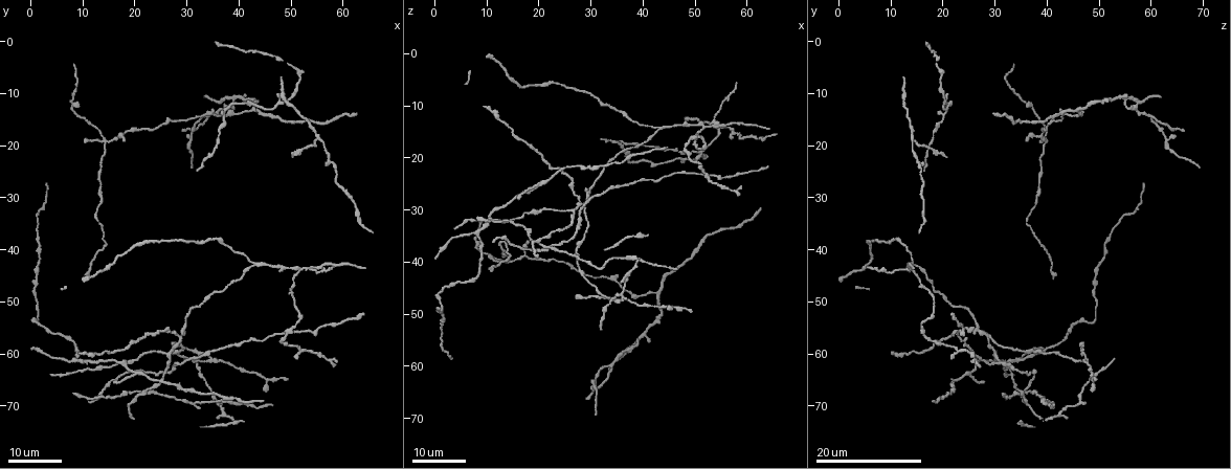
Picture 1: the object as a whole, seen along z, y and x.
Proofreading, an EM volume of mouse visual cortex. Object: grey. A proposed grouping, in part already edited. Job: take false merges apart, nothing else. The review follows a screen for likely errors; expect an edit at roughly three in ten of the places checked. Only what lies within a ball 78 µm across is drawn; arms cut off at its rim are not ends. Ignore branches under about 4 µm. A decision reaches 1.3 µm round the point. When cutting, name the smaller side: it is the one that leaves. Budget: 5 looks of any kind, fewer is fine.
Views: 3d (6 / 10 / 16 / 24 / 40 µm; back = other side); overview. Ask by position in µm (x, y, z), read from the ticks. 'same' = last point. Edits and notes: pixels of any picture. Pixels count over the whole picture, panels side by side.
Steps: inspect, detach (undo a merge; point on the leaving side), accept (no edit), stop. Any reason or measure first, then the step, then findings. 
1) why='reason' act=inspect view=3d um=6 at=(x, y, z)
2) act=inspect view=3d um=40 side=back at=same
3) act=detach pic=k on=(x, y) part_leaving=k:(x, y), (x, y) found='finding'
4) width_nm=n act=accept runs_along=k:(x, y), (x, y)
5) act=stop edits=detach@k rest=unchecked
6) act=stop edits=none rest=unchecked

why='side arm on a straight run' act=inspect view=3d um=24 at=(19.5, 64.0, 25.0)

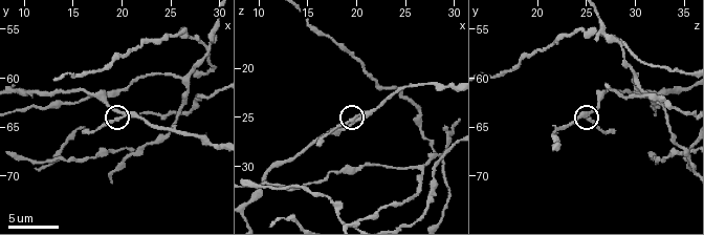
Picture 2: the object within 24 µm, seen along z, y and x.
why='closer look' act=inspect view=3d um=6 at=(19.4, 64.2, 25.2)

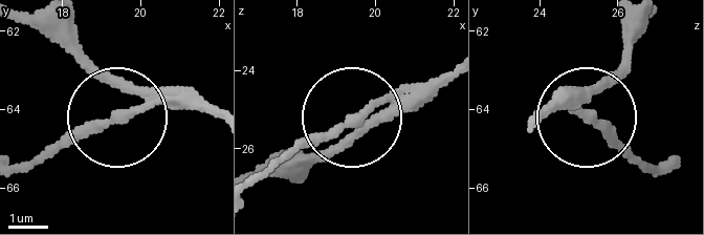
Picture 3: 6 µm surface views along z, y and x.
act=accept found='all the same cell'

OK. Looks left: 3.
why='two arms in line, one across' act=inspect view=3d um=10 at=(11.0, 62.8, 32.0)

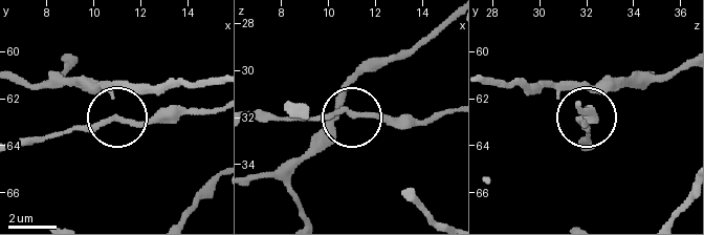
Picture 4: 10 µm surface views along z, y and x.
arms=3 act=accept runs_along=4:(216, 108), (162, 112), (132, 124), (108, 119), (62, 130) found='all the same cell'

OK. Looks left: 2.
why='three arms meet' act=inspect view=3d um=16 at=(43.0, 42.5, 14.0)

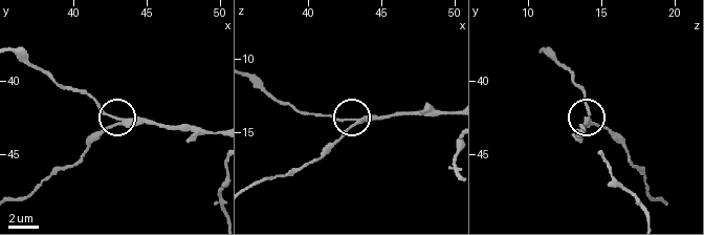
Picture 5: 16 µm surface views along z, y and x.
why='zoom in' act=inspect view=3d um=10 at=(43.2, 42.6, 14.2)

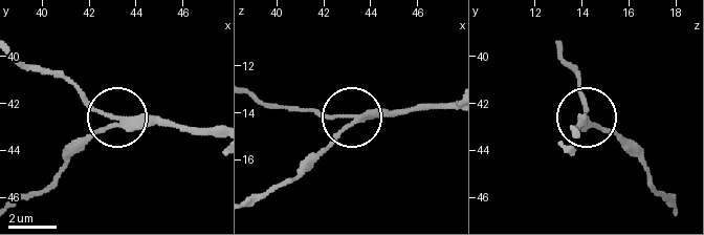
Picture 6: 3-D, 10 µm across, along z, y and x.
arms=3 act=accept found='all the same cell'

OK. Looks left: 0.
act=stop edits=none rest=unchecked

